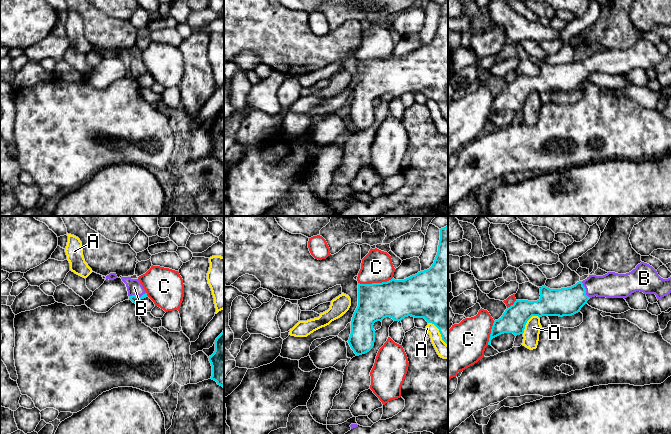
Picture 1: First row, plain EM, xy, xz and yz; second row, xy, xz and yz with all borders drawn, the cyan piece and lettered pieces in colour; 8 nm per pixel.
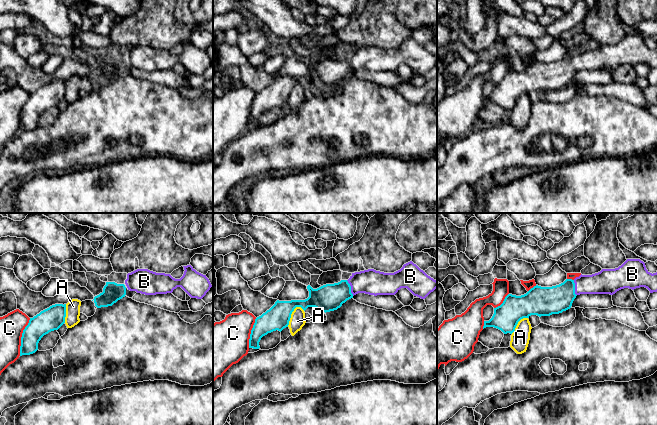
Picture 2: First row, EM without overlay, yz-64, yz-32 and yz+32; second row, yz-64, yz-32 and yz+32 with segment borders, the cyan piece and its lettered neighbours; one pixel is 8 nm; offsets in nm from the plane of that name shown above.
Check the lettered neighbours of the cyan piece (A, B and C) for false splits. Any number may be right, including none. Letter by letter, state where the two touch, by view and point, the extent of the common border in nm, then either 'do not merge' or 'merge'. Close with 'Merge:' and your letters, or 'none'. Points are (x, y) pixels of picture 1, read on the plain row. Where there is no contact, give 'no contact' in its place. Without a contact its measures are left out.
A: yz (526, 98) | 200 nm | do not merge
B: yz (585, 66) | 150 nm | merge
C: xz (375, 59) | 280 nm | do not merge
Merge: B

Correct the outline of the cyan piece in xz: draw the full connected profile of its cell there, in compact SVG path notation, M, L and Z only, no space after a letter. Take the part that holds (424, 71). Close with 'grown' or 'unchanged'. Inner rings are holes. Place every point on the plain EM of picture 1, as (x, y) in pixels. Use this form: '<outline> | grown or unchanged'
M448 2L440 5L438 28L432 42L404 56L392 54L387 58L358 59L358 82L351 97L348 119L356 132L369 128L375 118L373 101L386 93L401 97L405 93L424 94L434 100L448 121Z | unchanged

